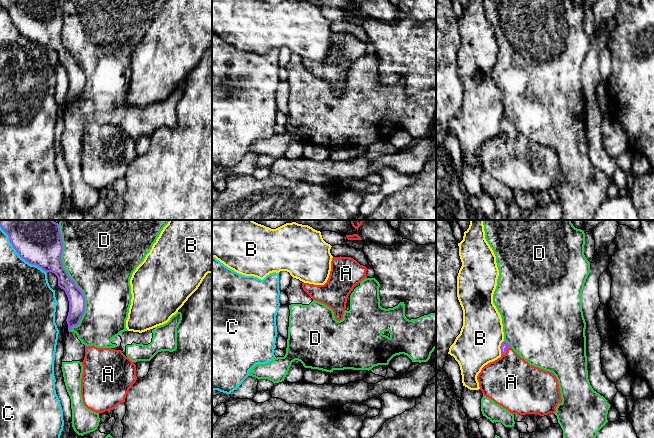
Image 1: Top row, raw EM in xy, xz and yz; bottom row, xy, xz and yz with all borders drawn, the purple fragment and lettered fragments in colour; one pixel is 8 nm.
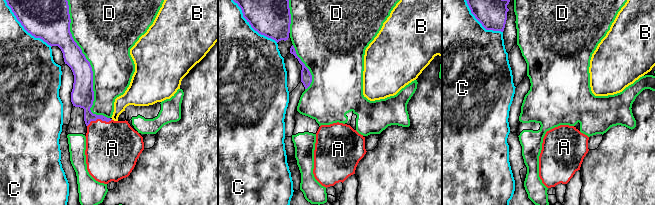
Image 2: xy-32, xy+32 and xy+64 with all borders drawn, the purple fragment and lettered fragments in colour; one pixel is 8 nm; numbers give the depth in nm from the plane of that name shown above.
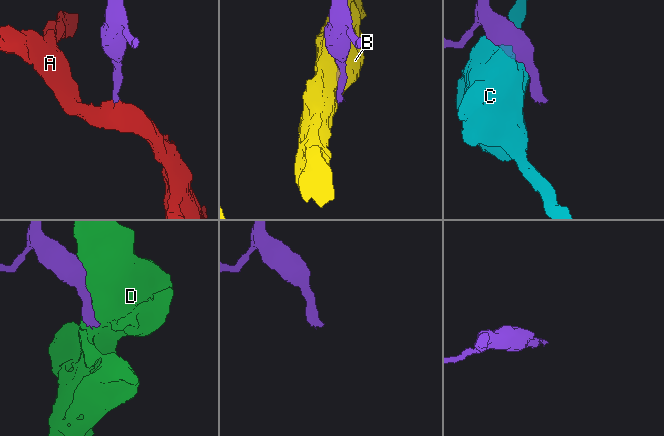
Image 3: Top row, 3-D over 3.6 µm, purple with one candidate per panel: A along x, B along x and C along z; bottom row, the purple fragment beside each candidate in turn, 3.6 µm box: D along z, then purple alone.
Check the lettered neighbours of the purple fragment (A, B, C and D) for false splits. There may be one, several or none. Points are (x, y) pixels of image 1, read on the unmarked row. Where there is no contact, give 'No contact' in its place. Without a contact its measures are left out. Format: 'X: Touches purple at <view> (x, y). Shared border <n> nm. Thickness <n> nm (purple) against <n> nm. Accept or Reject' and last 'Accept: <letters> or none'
A: Touches purple at yz (506, 127). Shared border 100 nm. Thickness 60 nm (purple) against 420 nm. Accept
B: Touches purple at yz (500, 123). Shared border 120 nm. Thickness 60 nm (purple) against 340 nm. Reject
C: Touches purple at xy (18, 29). Shared border 550 nm. Thickness 340 nm (purple) against 360 nm. Reject
D: Touches purple at xy (71, 55). Shared border 850 nm. Thickness 200 nm (purple) against 500 nm. Reject
Accept: A

